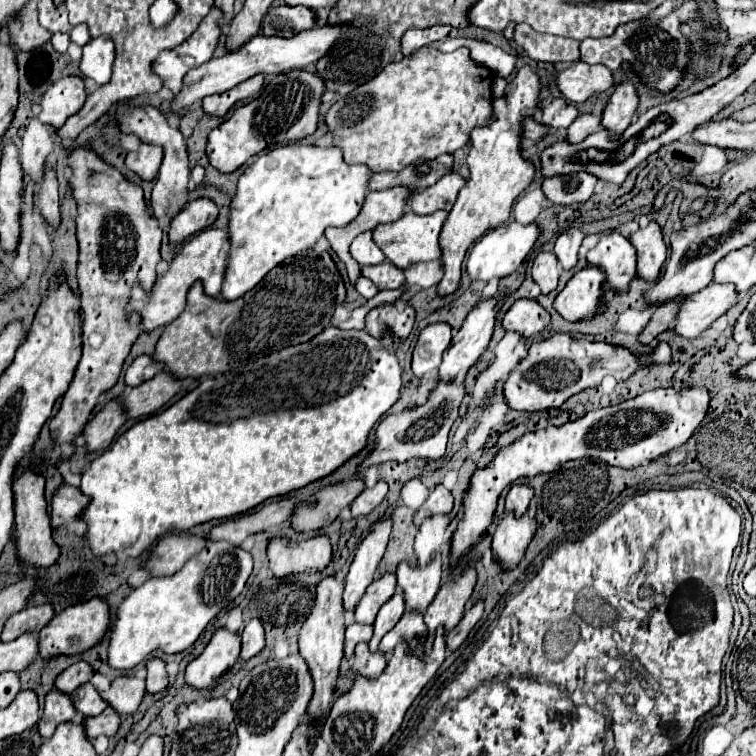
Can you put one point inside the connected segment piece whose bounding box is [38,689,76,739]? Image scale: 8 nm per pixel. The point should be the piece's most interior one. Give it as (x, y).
(58, 708)

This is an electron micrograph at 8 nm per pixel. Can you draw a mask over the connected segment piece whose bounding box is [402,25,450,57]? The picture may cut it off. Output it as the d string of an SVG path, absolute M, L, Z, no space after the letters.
M434 25L434 27L426 27L426 29L410 29L402 35L402 53L404 57L410 57L416 49L432 45L434 41L446 39L450 33L450 27L446 25Z

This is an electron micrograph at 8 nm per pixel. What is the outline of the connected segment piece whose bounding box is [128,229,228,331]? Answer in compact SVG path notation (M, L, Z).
M204 229L194 235L188 243L184 243L182 251L170 263L170 269L164 277L160 277L150 295L146 295L138 285L132 289L132 301L128 303L130 311L138 311L142 315L142 329L152 331L160 325L168 325L184 311L188 289L194 281L204 283L204 291L208 295L218 295L220 285L224 283L224 267L228 267L228 231L226 229Z

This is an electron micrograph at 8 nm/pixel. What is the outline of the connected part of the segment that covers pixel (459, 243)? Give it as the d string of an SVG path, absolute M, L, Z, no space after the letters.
M524 65L518 69L516 77L508 83L506 95L494 99L494 121L486 127L472 129L472 149L468 153L470 179L466 187L460 189L458 199L442 227L440 247L442 247L442 263L446 267L444 277L438 285L440 295L448 295L458 287L462 261L466 251L490 229L502 225L510 217L510 209L514 199L534 181L536 167L532 161L522 157L522 123L524 109L536 109L540 103L540 77L532 71L532 67Z

